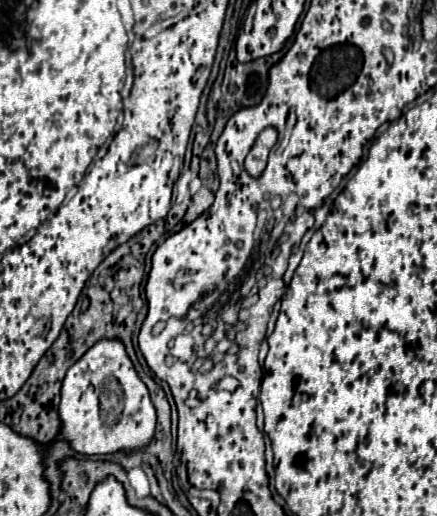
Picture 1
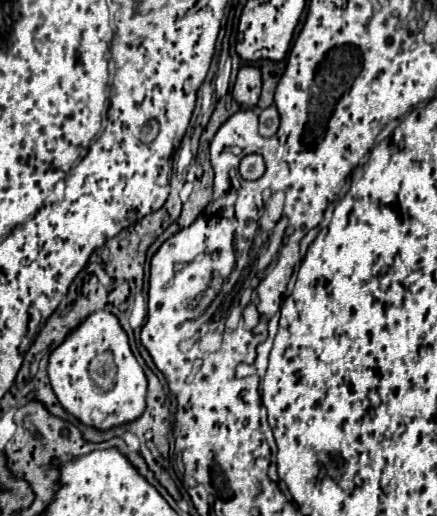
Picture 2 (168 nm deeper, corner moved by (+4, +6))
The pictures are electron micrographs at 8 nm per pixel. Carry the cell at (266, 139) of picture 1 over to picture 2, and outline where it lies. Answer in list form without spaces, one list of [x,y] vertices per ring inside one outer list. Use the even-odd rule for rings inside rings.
[[[274,106],[259,112],[259,134],[269,138],[276,134],[280,125],[280,116]]]

